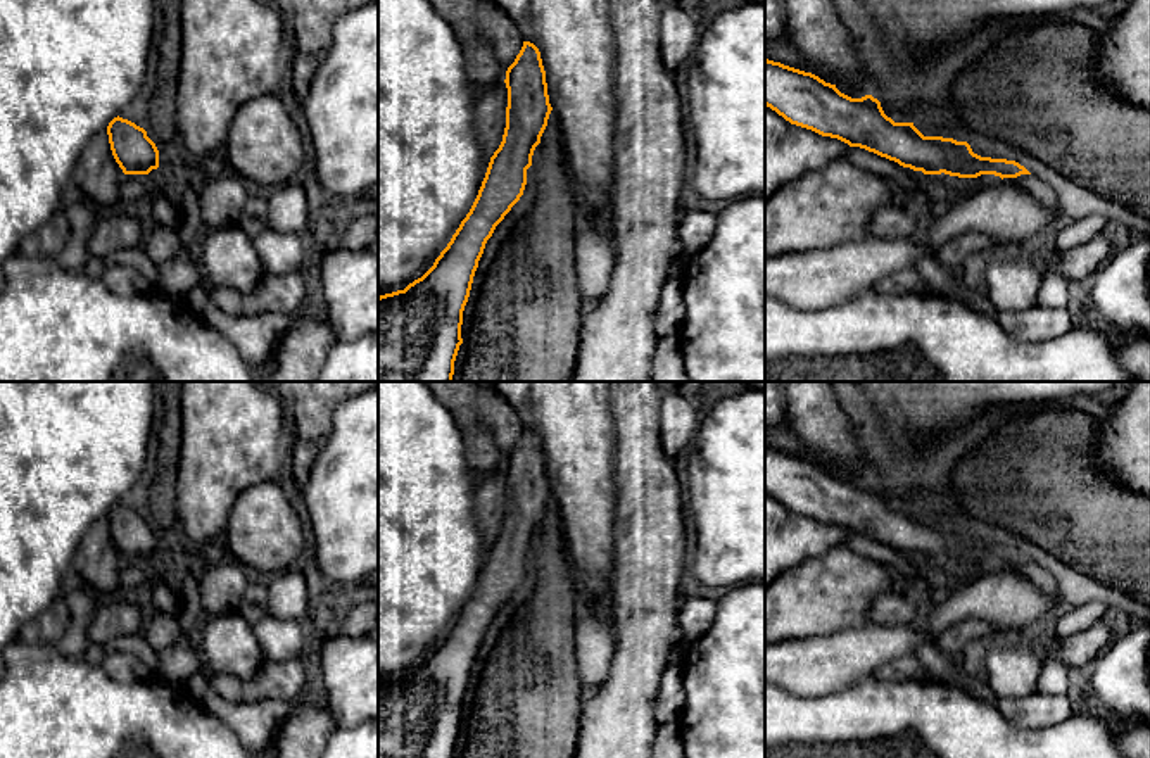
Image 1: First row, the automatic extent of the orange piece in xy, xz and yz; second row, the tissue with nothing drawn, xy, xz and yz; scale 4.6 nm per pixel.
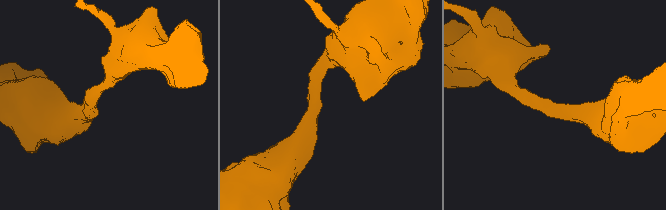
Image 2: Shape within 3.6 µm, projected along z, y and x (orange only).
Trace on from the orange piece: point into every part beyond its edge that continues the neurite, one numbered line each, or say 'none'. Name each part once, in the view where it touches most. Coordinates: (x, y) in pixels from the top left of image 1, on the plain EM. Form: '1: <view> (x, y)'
none

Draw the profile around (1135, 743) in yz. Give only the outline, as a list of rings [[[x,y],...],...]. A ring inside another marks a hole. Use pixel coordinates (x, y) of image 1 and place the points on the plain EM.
[[[1117,722],[1114,744],[1124,758],[1150,758],[1150,725],[1129,730]]]

